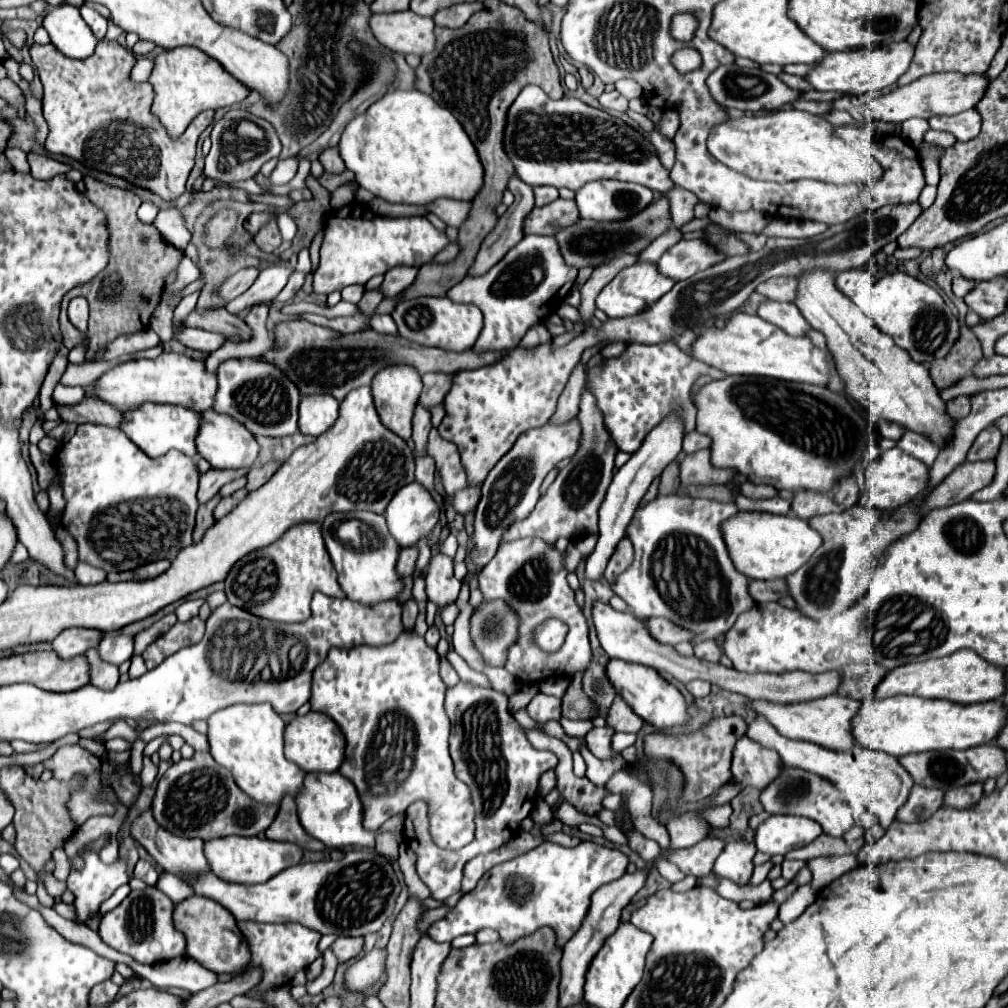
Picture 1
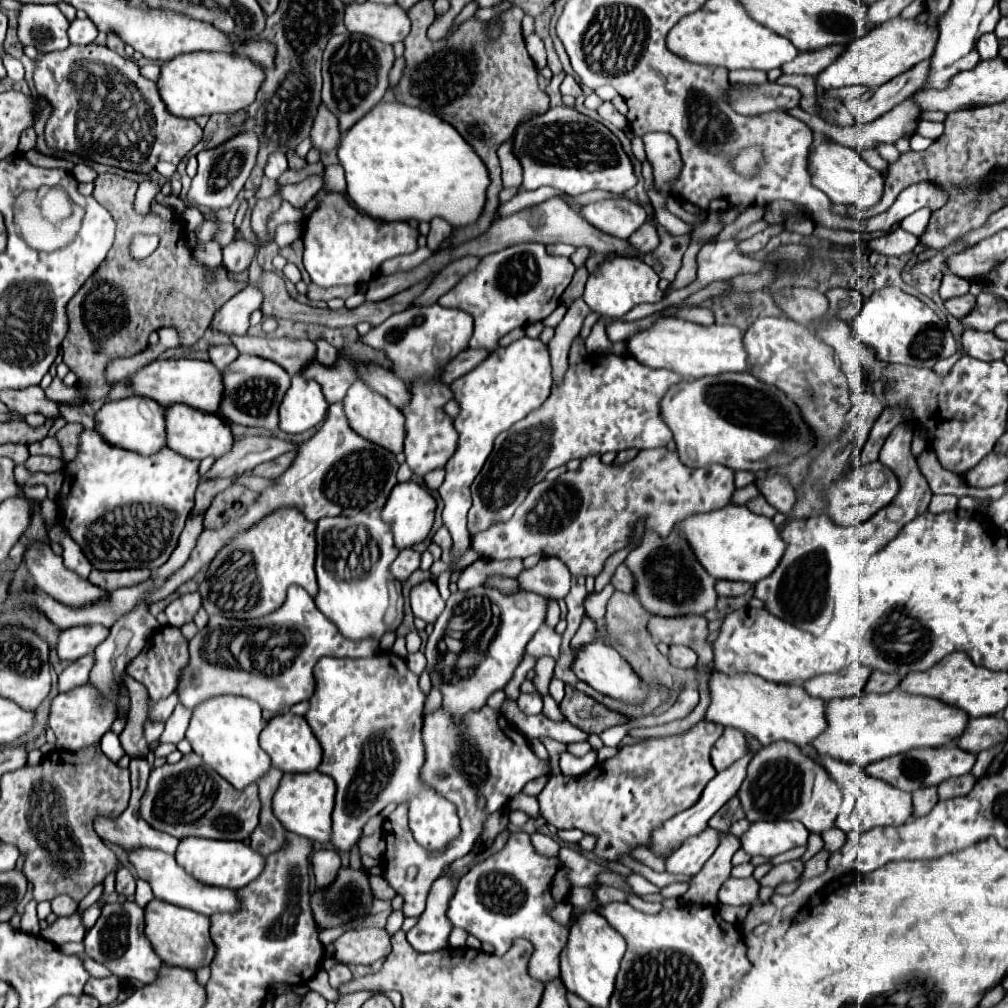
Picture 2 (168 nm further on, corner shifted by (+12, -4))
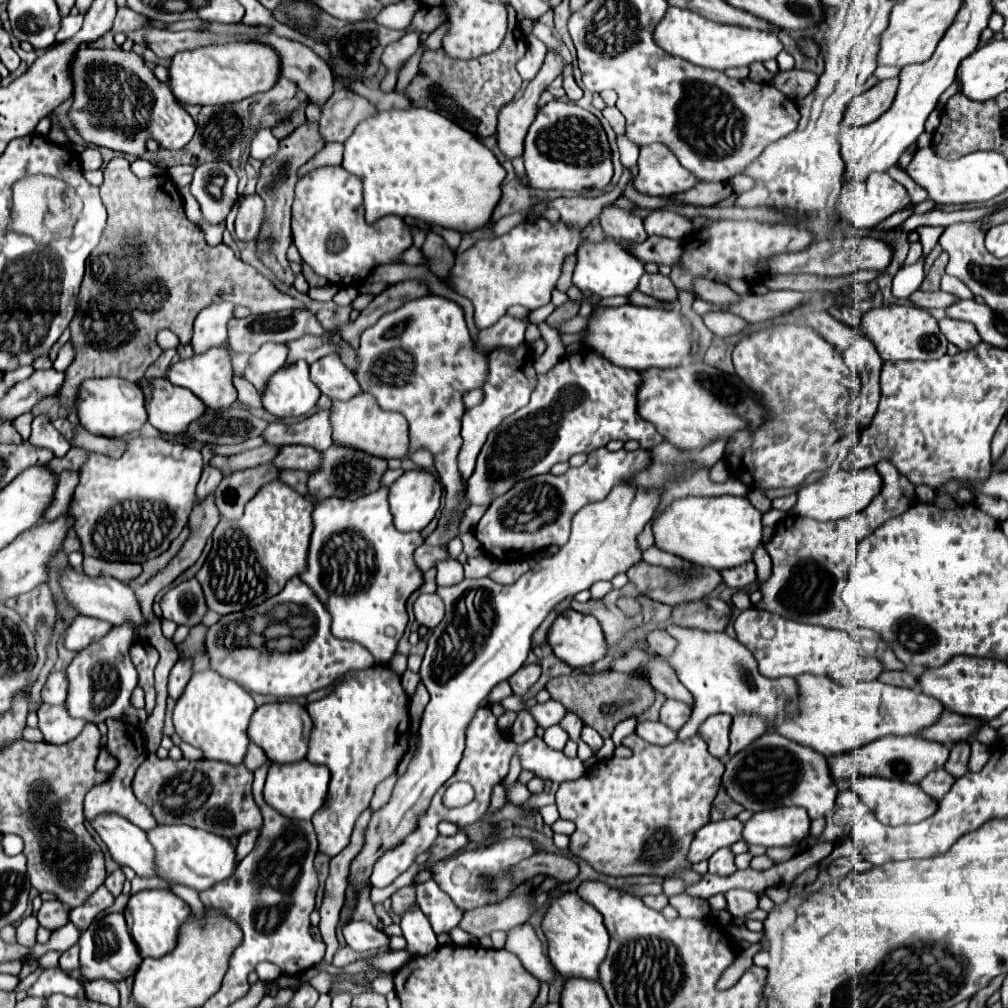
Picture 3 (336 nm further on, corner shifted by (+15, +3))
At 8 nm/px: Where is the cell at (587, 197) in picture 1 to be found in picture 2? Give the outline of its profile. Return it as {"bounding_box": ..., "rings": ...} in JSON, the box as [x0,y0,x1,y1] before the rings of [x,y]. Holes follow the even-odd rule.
{"bounding_box":[582,199,646,239],"rings":[[[622,199],[590,203],[584,207],[582,215],[596,229],[620,239],[628,239],[646,221],[646,211],[642,207]]]}

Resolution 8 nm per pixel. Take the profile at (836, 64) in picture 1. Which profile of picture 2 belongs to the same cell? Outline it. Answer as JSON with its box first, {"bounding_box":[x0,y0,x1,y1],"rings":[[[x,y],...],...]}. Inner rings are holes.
{"bounding_box":[816,15,940,89],"rings":[[[898,15],[882,23],[880,27],[876,27],[872,33],[864,35],[862,39],[850,43],[846,51],[816,77],[816,83],[824,89],[836,89],[836,87],[846,87],[846,85],[878,87],[894,79],[896,75],[906,73],[920,61],[930,59],[934,55],[938,35],[940,33],[936,27],[928,23],[920,23],[916,19],[900,19]]]}

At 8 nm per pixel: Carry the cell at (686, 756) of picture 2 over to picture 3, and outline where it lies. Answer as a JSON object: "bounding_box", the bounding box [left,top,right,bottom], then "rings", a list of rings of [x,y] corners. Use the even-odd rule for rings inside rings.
{"bounding_box":[555,732,723,878],"rings":[[[699,732],[685,742],[675,740],[667,746],[655,746],[637,734],[631,734],[625,738],[625,746],[633,752],[629,758],[611,756],[587,768],[581,778],[559,786],[555,794],[559,818],[577,824],[577,830],[571,834],[569,850],[587,860],[597,872],[609,876],[631,876],[643,872],[665,878],[677,868],[691,866],[685,856],[695,832],[709,822],[711,802],[721,784],[723,762],[707,752],[707,744]]]}

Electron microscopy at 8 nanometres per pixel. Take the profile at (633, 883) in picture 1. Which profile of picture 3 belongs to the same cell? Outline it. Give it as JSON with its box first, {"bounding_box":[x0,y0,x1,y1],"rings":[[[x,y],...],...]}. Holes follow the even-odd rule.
{"bounding_box":[725,714,765,760],"rings":[[[741,714],[741,716],[733,718],[733,724],[731,724],[731,748],[729,748],[727,756],[725,756],[725,760],[729,760],[733,754],[741,752],[745,746],[755,742],[761,734],[765,734],[765,722],[761,718],[747,716],[747,714]]]}

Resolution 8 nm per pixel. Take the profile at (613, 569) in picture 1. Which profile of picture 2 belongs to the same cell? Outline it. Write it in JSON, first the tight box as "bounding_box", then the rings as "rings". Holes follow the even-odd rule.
{"bounding_box":[612,563,636,595],"rings":[[[624,563],[616,569],[614,579],[612,579],[612,585],[614,585],[616,589],[624,591],[624,593],[634,595],[634,587],[636,587],[636,583],[634,583],[634,575],[632,575],[632,571],[630,571]]]}

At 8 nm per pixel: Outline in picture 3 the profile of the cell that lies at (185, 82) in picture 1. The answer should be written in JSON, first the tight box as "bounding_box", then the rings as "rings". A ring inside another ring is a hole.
{"bounding_box":[169,42,279,104],"rings":[[[235,42],[223,46],[207,46],[191,52],[175,54],[169,66],[169,88],[177,102],[187,104],[229,104],[269,90],[279,78],[279,56],[265,44]]]}

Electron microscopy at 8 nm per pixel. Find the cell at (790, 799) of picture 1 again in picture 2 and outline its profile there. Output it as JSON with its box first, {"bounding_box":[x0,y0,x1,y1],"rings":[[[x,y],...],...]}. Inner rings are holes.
{"bounding_box":[738,741,842,833],"rings":[[[776,741],[768,747],[762,747],[752,757],[748,775],[738,789],[738,797],[750,823],[798,819],[812,833],[822,833],[834,827],[842,803],[840,787],[828,777],[826,769],[820,763],[816,765],[816,761],[796,745],[788,745],[788,741]]]}

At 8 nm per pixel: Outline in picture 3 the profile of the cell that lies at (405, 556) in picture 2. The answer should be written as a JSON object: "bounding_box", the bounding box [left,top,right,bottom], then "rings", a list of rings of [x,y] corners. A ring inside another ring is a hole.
{"bounding_box":[413,544,447,572],"rings":[[[421,544],[421,546],[413,552],[413,560],[417,562],[417,568],[425,572],[425,570],[433,568],[437,560],[447,560],[447,550],[441,550],[439,546]]]}

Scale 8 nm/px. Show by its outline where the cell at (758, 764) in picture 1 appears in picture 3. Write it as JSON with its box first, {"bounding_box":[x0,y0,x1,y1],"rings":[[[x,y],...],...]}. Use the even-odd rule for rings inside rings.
{"bounding_box":[699,714,733,758],"rings":[[[715,714],[699,726],[699,732],[701,732],[701,736],[705,738],[705,742],[709,746],[709,752],[715,758],[723,758],[729,750],[731,722],[733,722],[733,718],[729,714]]]}

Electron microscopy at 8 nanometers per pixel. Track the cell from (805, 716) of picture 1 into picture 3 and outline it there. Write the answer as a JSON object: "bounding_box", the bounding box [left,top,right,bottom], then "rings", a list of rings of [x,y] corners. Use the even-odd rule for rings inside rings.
{"bounding_box":[665,628,799,740],"rings":[[[665,628],[679,644],[669,658],[669,664],[675,668],[681,684],[693,694],[693,714],[689,722],[679,730],[679,740],[687,740],[695,730],[713,714],[753,714],[765,720],[767,730],[775,730],[781,722],[795,718],[799,712],[791,708],[795,698],[799,698],[799,686],[795,678],[765,678],[757,670],[757,660],[743,644],[735,638],[729,638],[725,632],[703,632],[695,628]]]}

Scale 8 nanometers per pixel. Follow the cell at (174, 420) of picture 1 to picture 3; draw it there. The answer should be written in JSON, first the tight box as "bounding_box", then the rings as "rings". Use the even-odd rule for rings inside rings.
{"bounding_box":[77,378,147,438],"rings":[[[91,378],[83,382],[79,404],[77,404],[77,416],[85,430],[109,436],[109,438],[123,438],[131,432],[141,430],[141,426],[147,422],[147,410],[145,410],[145,396],[139,384],[125,382],[121,378]]]}

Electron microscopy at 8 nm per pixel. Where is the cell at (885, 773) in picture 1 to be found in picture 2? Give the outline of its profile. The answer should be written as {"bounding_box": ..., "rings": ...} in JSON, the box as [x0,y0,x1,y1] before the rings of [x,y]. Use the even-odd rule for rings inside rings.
{"bounding_box":[814,755,912,833],"rings":[[[814,755],[814,759],[824,765],[824,769],[830,773],[830,777],[840,785],[840,789],[844,793],[852,795],[854,805],[856,805],[856,813],[862,819],[864,833],[868,829],[874,829],[874,827],[888,827],[888,825],[900,827],[912,819],[912,795],[910,793],[900,791],[900,789],[896,789],[896,787],[892,787],[886,781],[880,781],[876,777],[864,775],[864,771],[860,767],[856,767],[854,763],[844,763],[844,761],[836,761],[830,757],[820,757],[820,755]]]}

